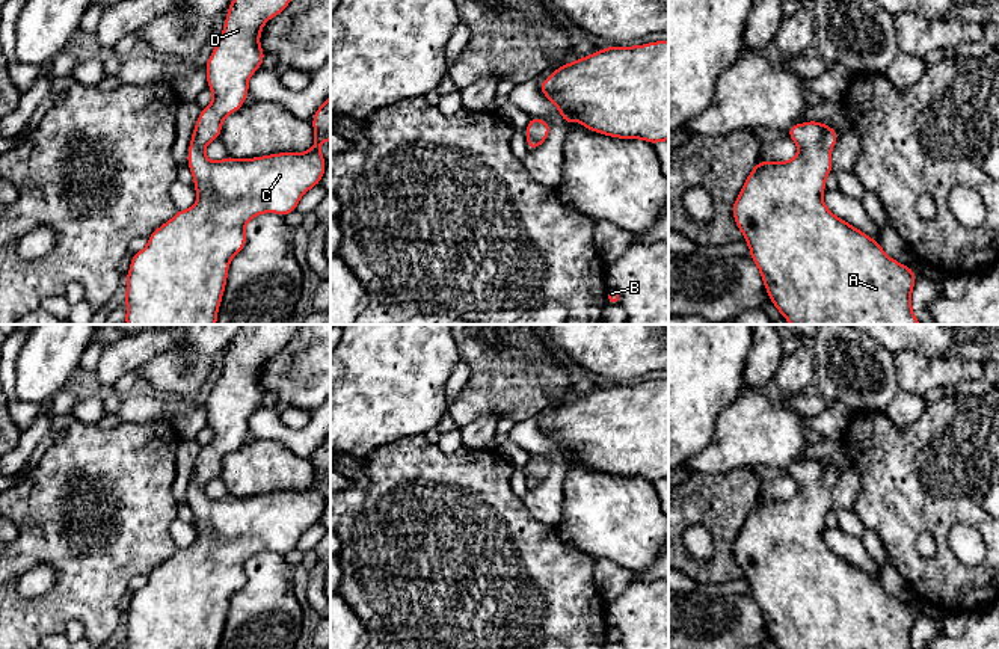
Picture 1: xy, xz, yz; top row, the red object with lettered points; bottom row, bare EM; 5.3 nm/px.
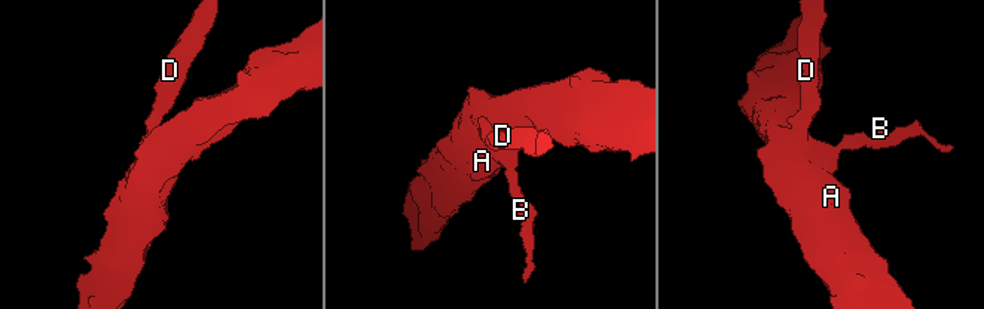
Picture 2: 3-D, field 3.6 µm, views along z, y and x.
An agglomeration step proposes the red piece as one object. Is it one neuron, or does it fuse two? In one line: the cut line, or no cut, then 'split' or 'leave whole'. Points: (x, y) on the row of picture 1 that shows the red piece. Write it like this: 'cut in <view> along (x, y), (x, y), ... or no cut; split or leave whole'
no cut; leave whole

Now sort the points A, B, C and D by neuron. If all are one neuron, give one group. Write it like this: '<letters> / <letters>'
A B C D

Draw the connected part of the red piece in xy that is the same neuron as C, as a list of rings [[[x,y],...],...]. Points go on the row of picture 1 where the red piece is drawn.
[[[290,2],[229,3],[223,32],[205,63],[213,101],[196,119],[187,155],[198,201],[189,210],[178,210],[148,237],[143,251],[131,255],[130,272],[125,276],[127,324],[216,324],[229,261],[246,246],[246,223],[263,213],[287,216],[296,211],[300,198],[320,184],[327,166],[320,145],[330,140],[330,95],[314,113],[314,146],[306,152],[279,152],[246,160],[226,155],[220,161],[210,161],[204,155],[205,146],[220,137],[223,119],[244,106],[249,95],[247,82],[266,57],[260,47],[263,26],[279,15]]]

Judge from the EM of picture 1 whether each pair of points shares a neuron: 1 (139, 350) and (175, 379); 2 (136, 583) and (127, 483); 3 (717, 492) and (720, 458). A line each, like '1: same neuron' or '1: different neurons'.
1: different neurons
2: different neurons
3: different neurons

